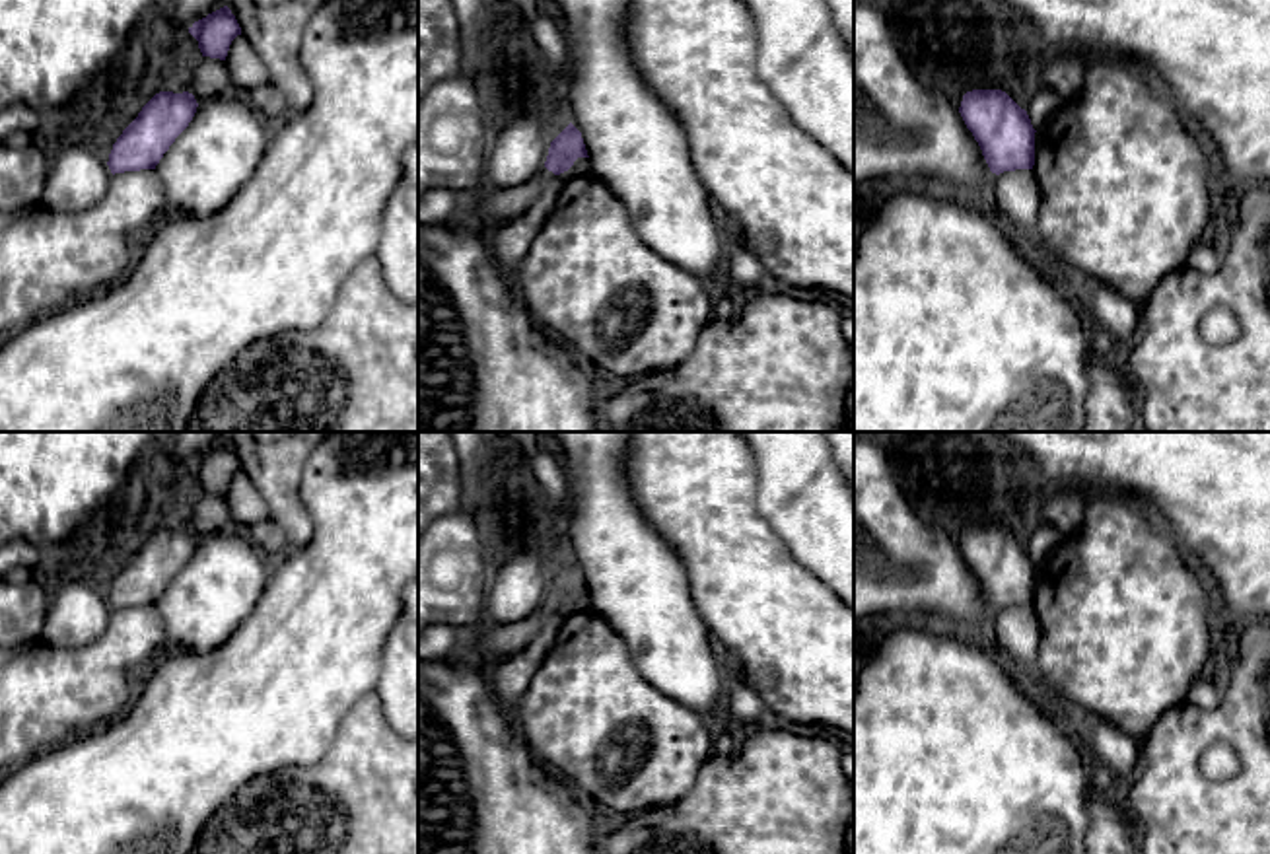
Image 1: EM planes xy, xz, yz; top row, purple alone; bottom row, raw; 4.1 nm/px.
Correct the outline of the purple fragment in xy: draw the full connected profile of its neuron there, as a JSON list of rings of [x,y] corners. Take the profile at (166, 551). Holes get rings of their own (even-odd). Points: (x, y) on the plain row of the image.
[[[156,529],[123,566],[109,589],[111,609],[156,605],[175,574],[189,562],[196,549],[193,529]]]

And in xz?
[[[570,558],[548,584],[545,603],[554,611],[568,607],[578,593],[589,593],[582,568]]]

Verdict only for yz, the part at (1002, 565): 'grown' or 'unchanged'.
unchanged

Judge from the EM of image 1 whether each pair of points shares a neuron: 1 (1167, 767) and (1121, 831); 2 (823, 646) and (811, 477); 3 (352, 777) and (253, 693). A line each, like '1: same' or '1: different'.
1: different
2: different
3: different

